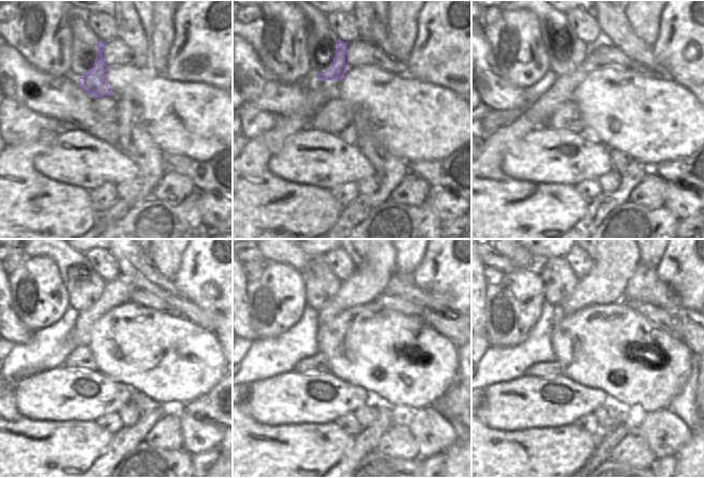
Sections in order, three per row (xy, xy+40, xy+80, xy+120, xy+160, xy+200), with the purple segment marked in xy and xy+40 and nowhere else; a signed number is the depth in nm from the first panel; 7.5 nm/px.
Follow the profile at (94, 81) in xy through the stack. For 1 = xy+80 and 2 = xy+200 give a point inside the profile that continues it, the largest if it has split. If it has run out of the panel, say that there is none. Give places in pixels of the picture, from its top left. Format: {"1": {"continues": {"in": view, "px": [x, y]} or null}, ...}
{"1": {"continues": {"in": "xy+80", "px": [581, 50]}}, "2": {"continues": {"in": "xy+200", "px": [553, 267]}}}

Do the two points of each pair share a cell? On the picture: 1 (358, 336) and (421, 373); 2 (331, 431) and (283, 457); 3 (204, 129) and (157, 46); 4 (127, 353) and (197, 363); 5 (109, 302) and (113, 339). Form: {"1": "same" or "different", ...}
{"1": "same", "2": "same", "3": "different", "4": "same", "5": "different"}

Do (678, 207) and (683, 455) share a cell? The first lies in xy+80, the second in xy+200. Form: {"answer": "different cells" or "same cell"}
{"answer": "different cells"}

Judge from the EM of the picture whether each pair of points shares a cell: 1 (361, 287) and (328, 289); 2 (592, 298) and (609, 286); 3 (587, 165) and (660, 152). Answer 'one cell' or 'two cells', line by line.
1: two cells
2: one cell
3: two cells

